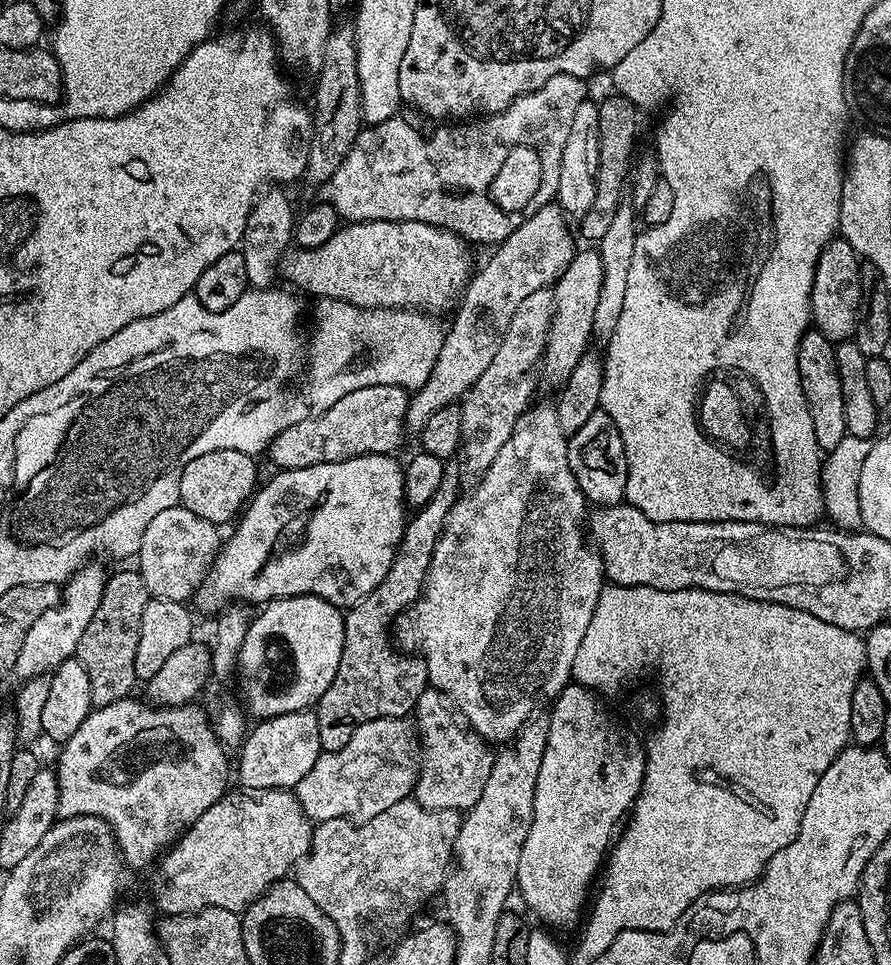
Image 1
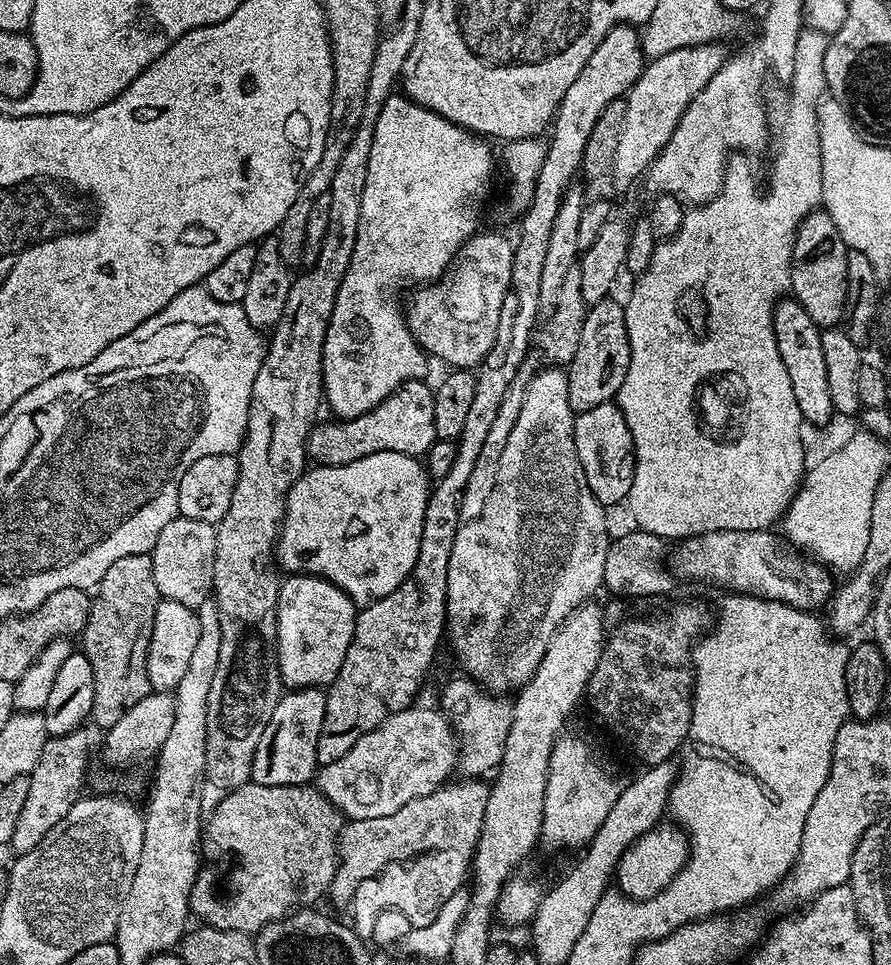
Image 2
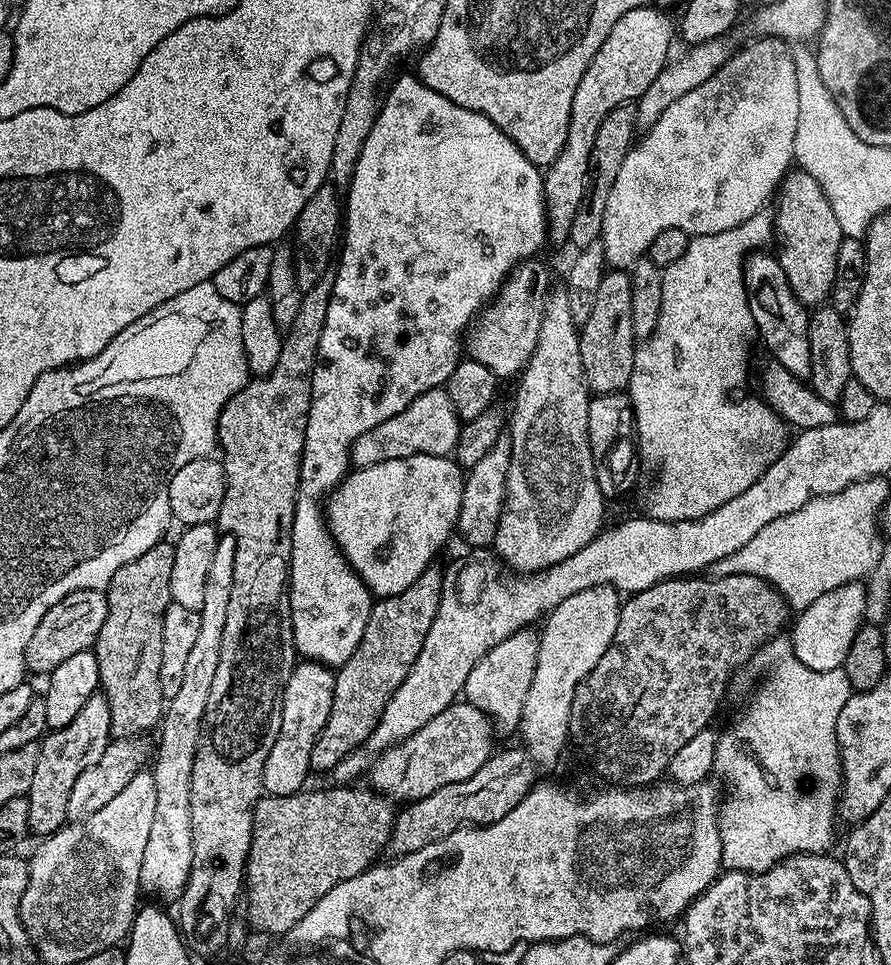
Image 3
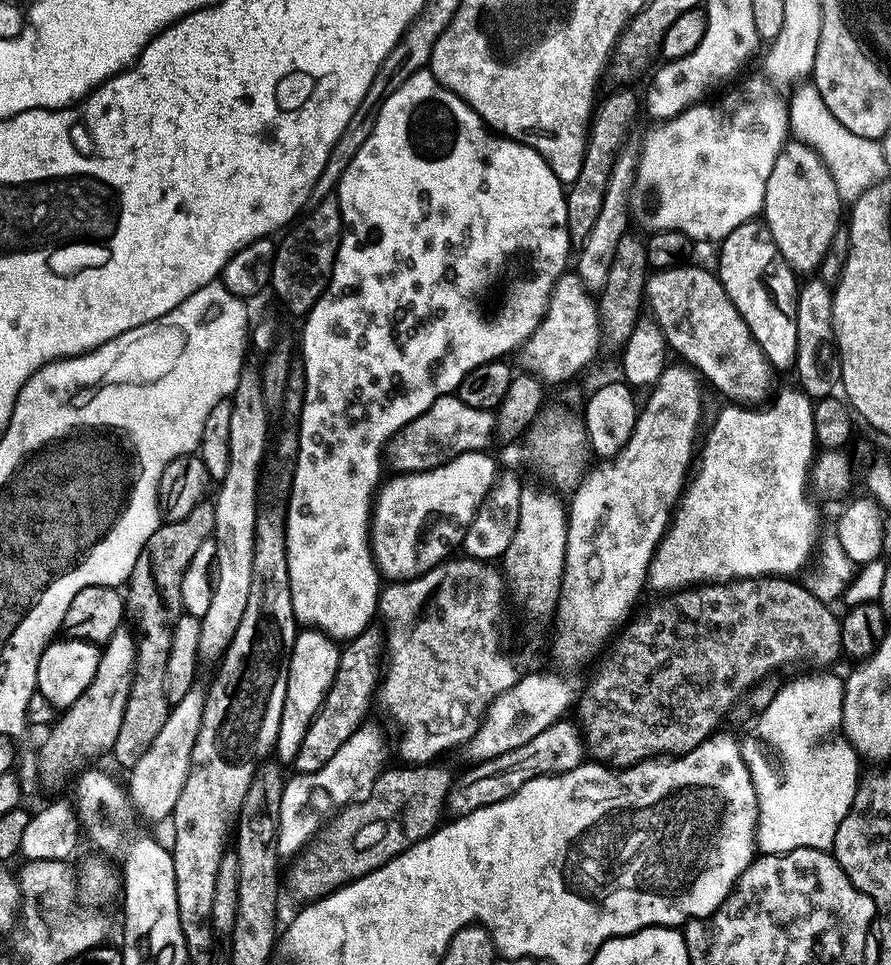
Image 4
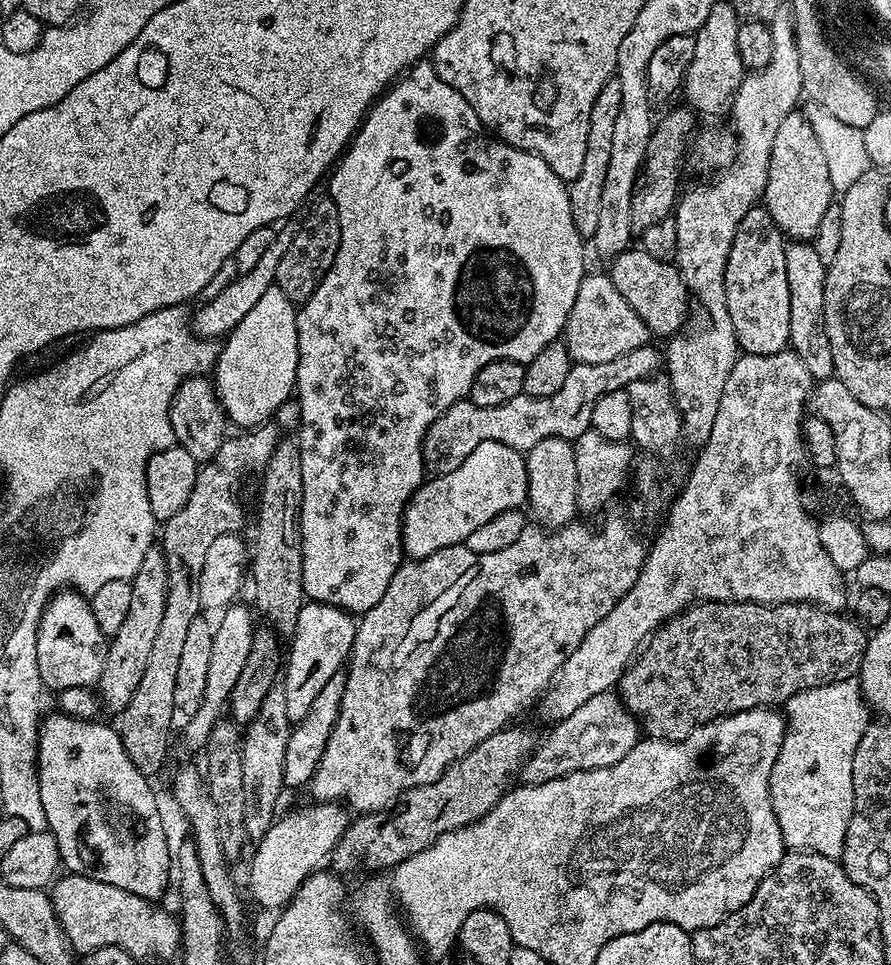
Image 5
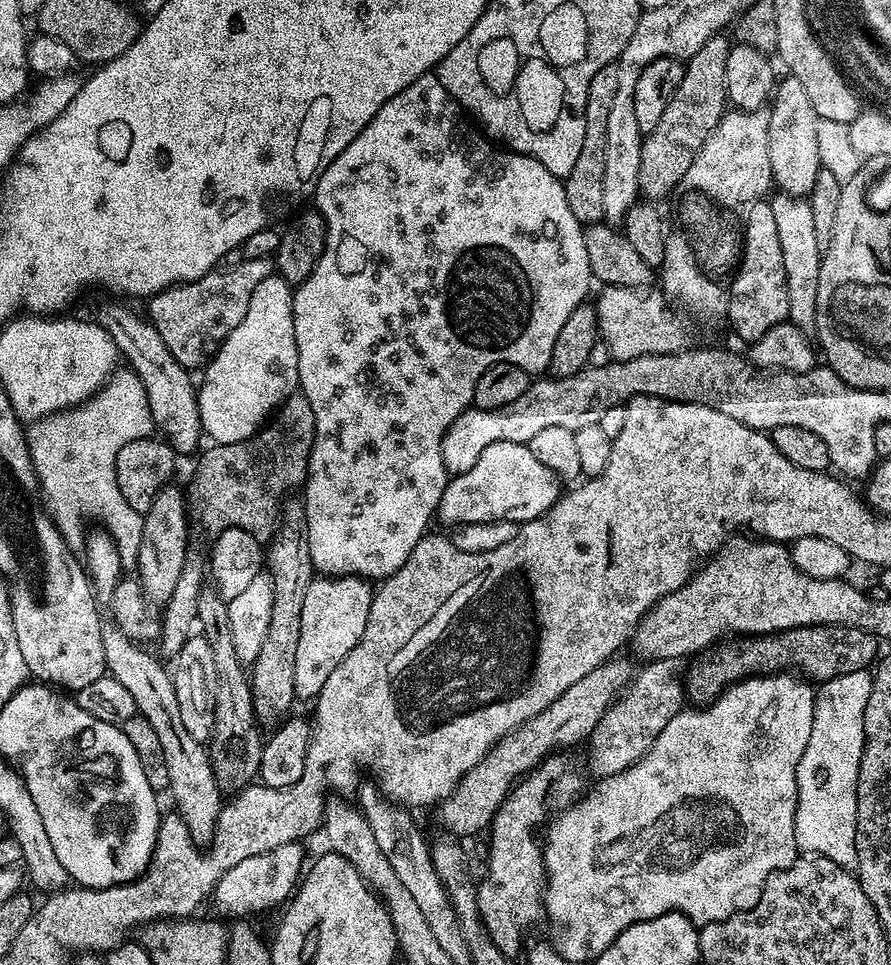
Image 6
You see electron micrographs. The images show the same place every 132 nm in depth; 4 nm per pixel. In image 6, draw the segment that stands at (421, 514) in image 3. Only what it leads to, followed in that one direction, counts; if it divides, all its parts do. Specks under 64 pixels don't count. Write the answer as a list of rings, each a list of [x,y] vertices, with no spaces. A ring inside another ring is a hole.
[[[494,442],[494,446],[482,450],[482,456],[470,466],[470,470],[449,479],[440,499],[438,520],[451,526],[511,520],[519,526],[525,520],[533,520],[550,510],[561,495],[561,481],[538,462],[534,454],[530,454],[527,444]]]

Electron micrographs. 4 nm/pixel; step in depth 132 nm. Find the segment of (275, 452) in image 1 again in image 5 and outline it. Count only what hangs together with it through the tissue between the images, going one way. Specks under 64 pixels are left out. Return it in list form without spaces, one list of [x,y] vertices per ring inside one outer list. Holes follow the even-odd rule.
[[[645,346],[638,350],[629,350],[626,354],[614,358],[610,362],[594,362],[593,364],[573,363],[566,382],[562,382],[562,390],[550,394],[550,398],[534,398],[533,396],[521,394],[502,406],[490,406],[489,408],[474,406],[471,400],[467,398],[462,399],[457,404],[449,406],[424,432],[425,469],[429,473],[438,476],[450,474],[450,470],[458,470],[458,466],[462,466],[464,459],[482,442],[498,442],[499,444],[510,446],[515,452],[527,454],[531,448],[538,446],[538,442],[542,442],[542,438],[558,436],[563,440],[575,441],[576,437],[592,428],[594,406],[598,402],[598,398],[602,398],[602,394],[627,389],[630,382],[653,375],[659,369],[656,368],[659,364],[661,367],[661,353],[659,356],[652,349],[652,346]]]

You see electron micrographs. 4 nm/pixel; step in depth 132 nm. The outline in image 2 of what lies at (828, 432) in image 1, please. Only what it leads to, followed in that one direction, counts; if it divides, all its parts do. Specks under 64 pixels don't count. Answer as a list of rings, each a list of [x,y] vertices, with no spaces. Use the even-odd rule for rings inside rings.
[[[794,298],[780,301],[774,317],[776,341],[786,366],[786,374],[790,374],[790,387],[794,389],[794,398],[798,401],[798,410],[802,414],[805,425],[820,424],[826,426],[833,418],[834,409],[830,402],[830,385],[826,376],[826,361],[822,355],[821,329],[806,314],[806,310]]]

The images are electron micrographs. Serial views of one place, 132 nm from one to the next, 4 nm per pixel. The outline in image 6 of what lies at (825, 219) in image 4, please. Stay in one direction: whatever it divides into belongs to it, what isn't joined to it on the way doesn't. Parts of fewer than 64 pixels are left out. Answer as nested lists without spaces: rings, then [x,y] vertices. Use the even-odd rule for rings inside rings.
[[[788,74],[777,83],[767,114],[770,166],[775,187],[790,196],[807,197],[814,190],[814,182],[821,170],[818,158],[820,117],[814,106],[810,106],[809,96],[796,77]]]

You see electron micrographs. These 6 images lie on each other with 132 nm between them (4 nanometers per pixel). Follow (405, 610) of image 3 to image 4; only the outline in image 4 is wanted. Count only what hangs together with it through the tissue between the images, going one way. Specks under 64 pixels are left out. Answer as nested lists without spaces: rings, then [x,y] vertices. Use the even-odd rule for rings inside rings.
[[[376,626],[368,627],[365,632],[343,645],[338,662],[338,674],[334,674],[334,682],[326,694],[320,712],[314,718],[310,730],[306,730],[306,738],[302,738],[302,746],[298,746],[298,754],[294,761],[296,772],[313,772],[322,770],[330,758],[365,723],[368,707],[372,704],[372,695],[377,695],[378,685],[382,680],[382,661],[386,656],[386,643],[380,637]]]

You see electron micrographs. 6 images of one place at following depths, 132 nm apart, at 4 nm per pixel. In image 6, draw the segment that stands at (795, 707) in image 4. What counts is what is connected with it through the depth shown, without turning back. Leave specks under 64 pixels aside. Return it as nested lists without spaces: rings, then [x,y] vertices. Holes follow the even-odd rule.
[[[854,670],[854,674],[823,681],[816,694],[810,742],[802,750],[796,771],[797,849],[830,858],[830,862],[849,870],[856,866],[856,783],[864,749],[864,711],[871,689],[872,672],[868,670]]]

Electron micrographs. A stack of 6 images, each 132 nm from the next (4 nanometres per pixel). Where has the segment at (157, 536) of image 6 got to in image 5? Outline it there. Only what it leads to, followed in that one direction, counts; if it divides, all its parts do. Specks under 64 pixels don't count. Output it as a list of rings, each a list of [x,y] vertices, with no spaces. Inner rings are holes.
[[[153,546],[146,550],[142,558],[142,566],[132,576],[132,597],[130,610],[118,626],[118,634],[114,634],[104,649],[104,669],[100,671],[98,681],[99,703],[109,708],[113,714],[124,711],[124,707],[134,698],[134,690],[138,690],[138,682],[142,682],[142,674],[146,670],[146,662],[150,662],[150,650],[154,647],[154,637],[158,635],[158,625],[162,622],[162,610],[165,609],[168,593],[168,567],[163,551]]]

